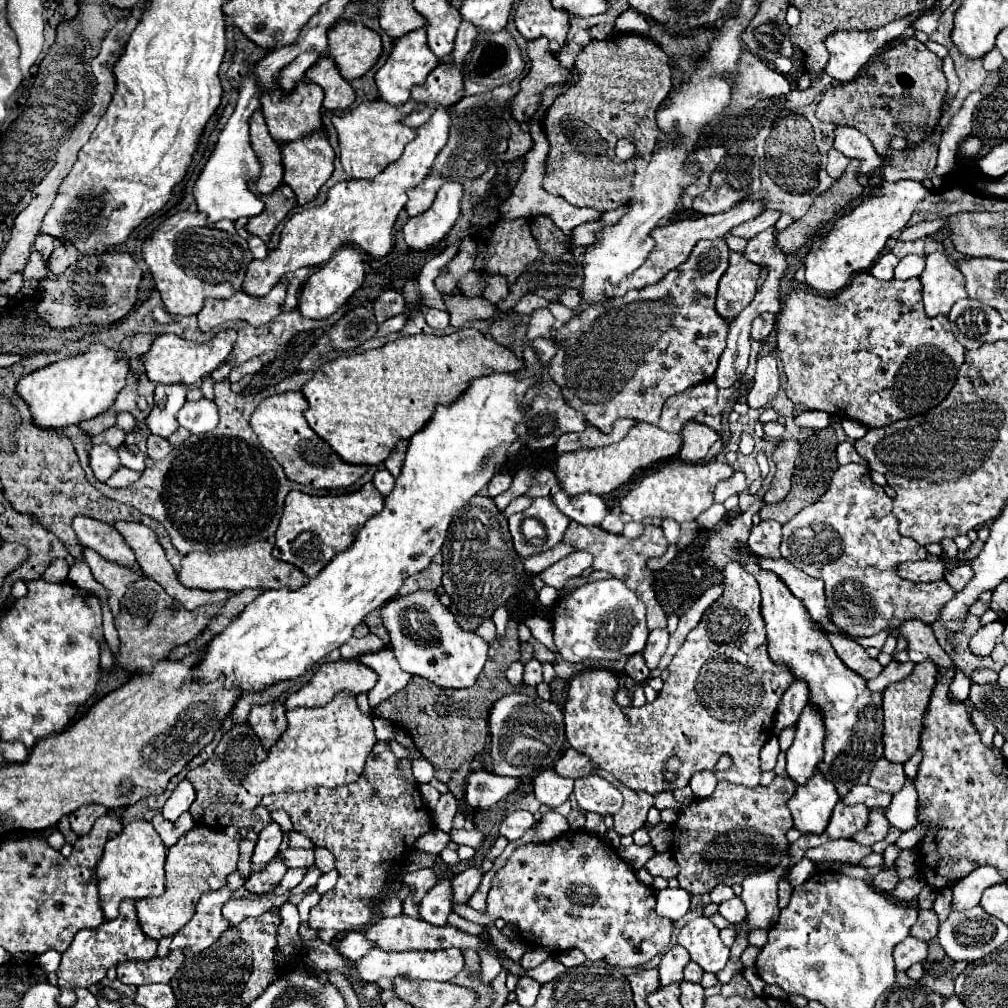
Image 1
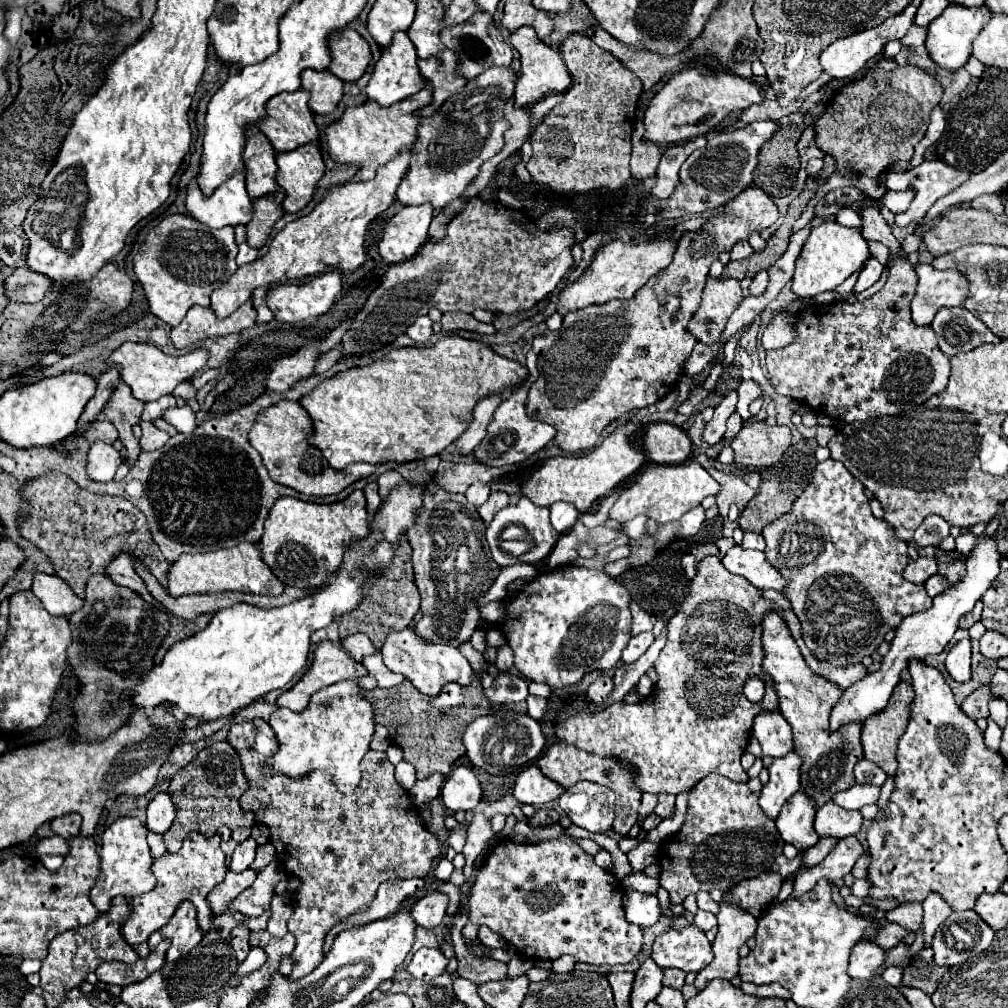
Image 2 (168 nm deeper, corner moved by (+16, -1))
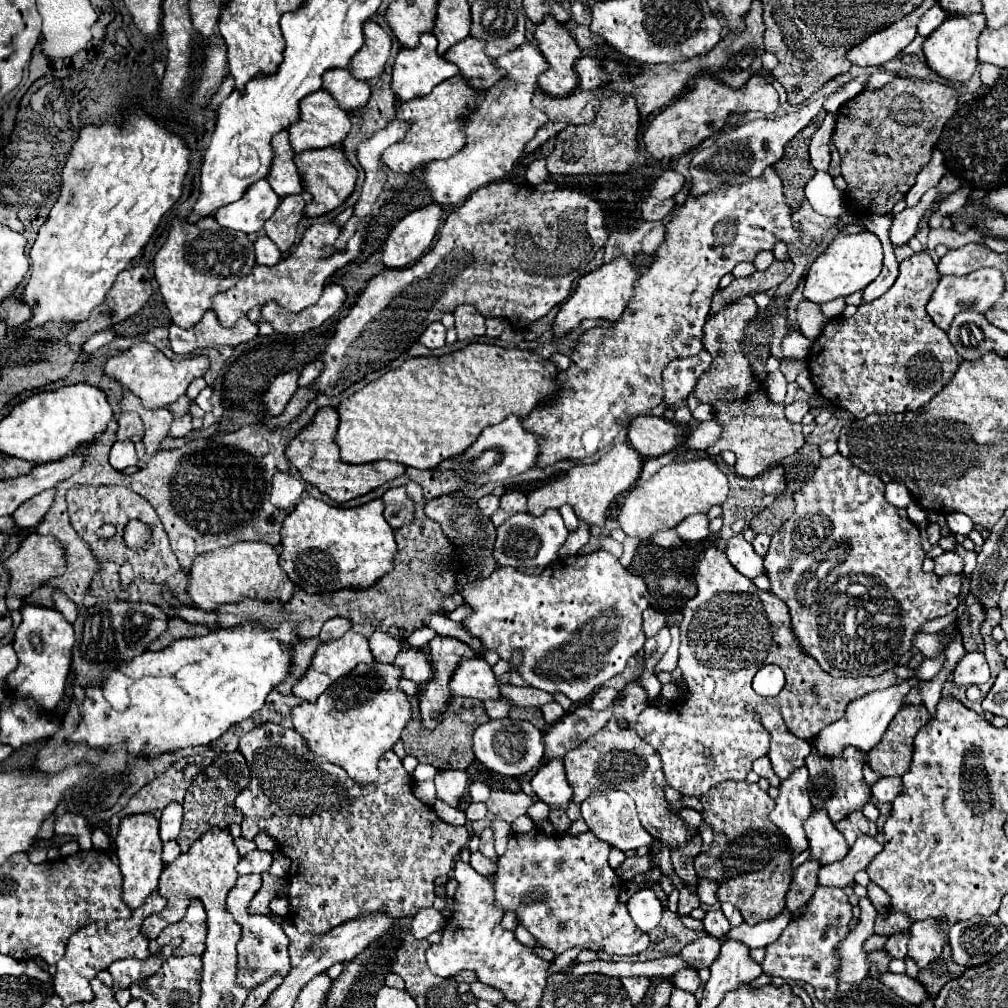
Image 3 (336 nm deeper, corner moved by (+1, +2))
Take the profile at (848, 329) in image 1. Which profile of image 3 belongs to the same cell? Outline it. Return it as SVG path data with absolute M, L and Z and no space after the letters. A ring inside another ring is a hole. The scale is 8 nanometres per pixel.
M921 251L901 263L897 281L883 297L875 299L873 303L859 305L857 313L849 319L831 319L819 335L819 341L815 339L807 361L817 391L833 405L853 413L857 419L863 419L871 413L885 415L921 409L927 401L931 401L931 397L939 393L939 389L943 389L947 381L951 381L959 367L959 355L951 345L947 333L935 327L925 311L925 305L929 303L937 283L939 273L935 273L935 263L925 251Z

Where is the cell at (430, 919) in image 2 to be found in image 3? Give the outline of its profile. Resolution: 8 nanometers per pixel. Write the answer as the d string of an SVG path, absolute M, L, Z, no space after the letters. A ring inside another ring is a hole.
M433 907L419 909L419 913L411 921L411 933L415 939L425 939L433 931L441 931L443 923L445 923L445 917L437 909Z

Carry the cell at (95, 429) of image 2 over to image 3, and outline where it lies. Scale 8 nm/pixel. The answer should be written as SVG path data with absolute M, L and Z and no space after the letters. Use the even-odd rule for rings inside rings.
M123 411L119 415L117 423L119 423L117 439L121 439L121 441L129 439L133 443L143 439L143 421L141 421L141 417L135 411Z

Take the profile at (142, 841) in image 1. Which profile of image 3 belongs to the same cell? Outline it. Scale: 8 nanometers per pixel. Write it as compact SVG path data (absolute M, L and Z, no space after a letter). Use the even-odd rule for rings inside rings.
M151 813L129 815L129 817L121 819L115 847L117 847L119 867L123 873L123 901L131 909L137 909L139 905L145 903L145 899L153 891L157 891L159 875L163 871L163 861L161 861L161 847L163 845L159 839L159 821Z

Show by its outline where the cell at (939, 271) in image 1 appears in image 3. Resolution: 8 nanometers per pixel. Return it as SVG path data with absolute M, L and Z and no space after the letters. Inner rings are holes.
M979 269L979 271L963 275L963 277L941 277L941 281L927 305L927 313L939 329L947 331L957 313L961 313L961 311L985 313L987 309L991 309L991 305L995 305L995 301L1003 295L1003 291L1005 291L1005 279L999 269Z

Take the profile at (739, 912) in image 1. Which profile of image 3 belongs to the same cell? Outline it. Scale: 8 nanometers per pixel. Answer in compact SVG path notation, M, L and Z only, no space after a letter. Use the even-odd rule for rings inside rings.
M709 911L703 919L703 925L705 925L705 931L711 935L711 937L725 937L729 933L729 921L723 917L723 911Z

